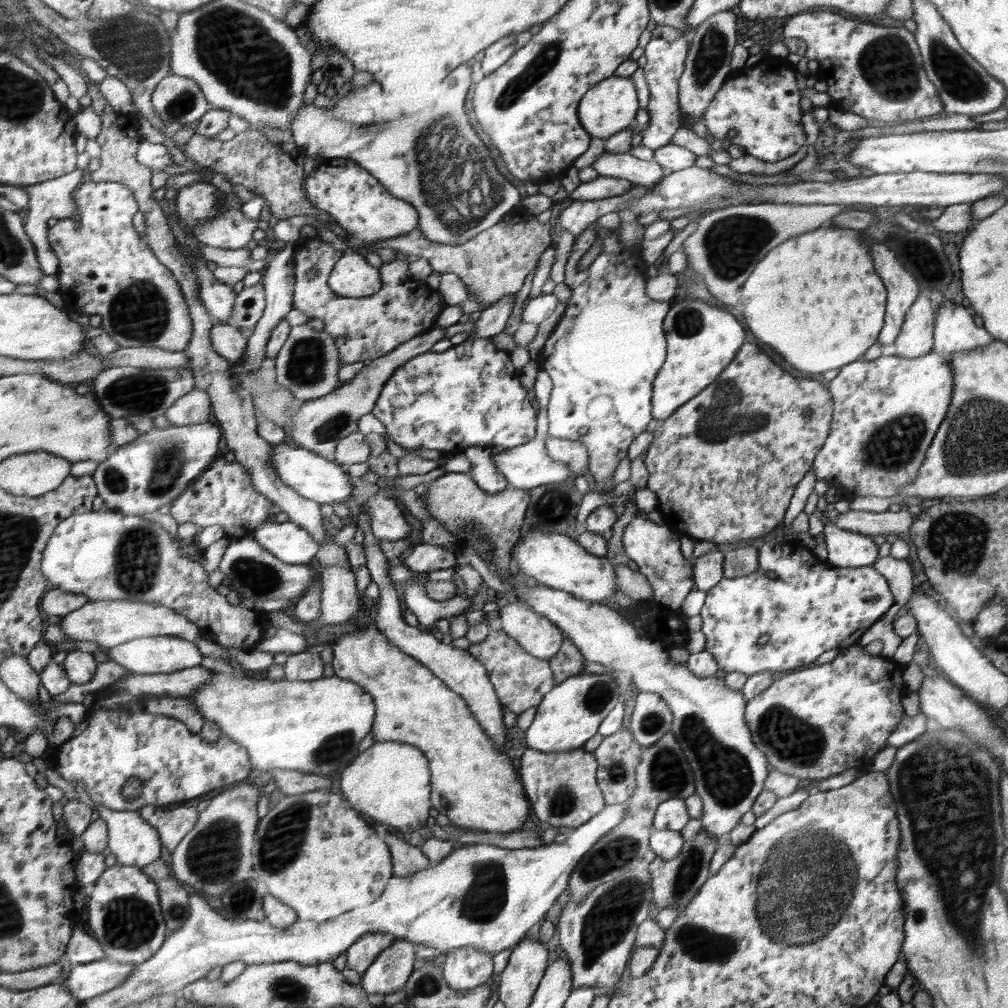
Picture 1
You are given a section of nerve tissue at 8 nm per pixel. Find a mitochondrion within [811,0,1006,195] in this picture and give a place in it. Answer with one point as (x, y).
(887, 67)

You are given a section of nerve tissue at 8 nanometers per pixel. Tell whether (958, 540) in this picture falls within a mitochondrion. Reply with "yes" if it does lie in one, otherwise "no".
yes

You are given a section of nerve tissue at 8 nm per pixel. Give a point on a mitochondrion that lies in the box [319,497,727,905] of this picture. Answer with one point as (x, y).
(618, 852)

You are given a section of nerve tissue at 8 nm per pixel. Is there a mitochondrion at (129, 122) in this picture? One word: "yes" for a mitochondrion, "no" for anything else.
no

